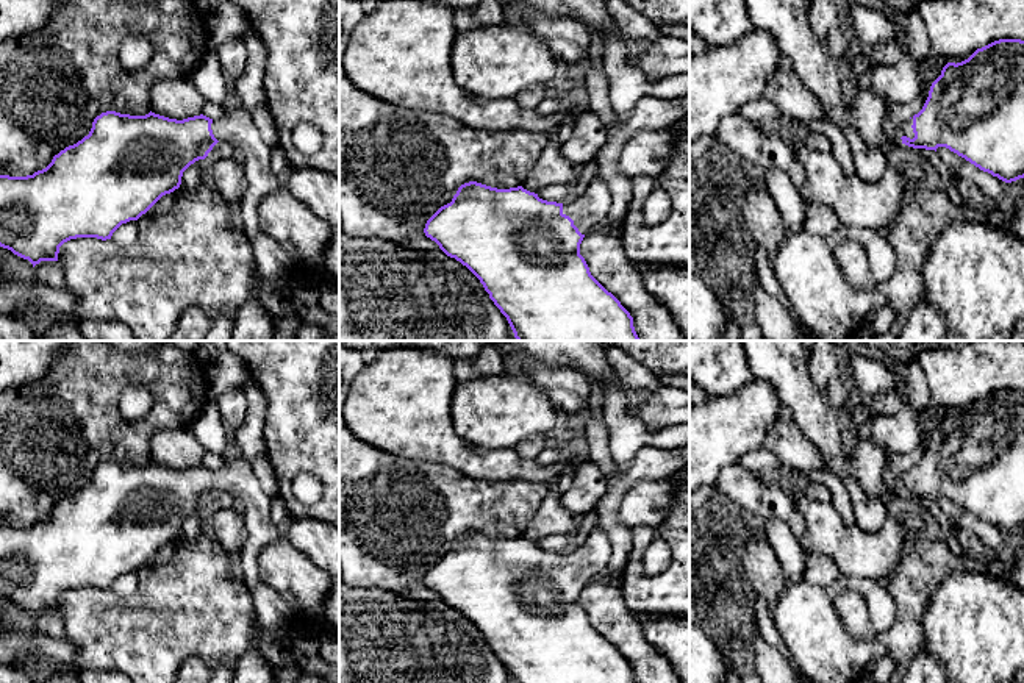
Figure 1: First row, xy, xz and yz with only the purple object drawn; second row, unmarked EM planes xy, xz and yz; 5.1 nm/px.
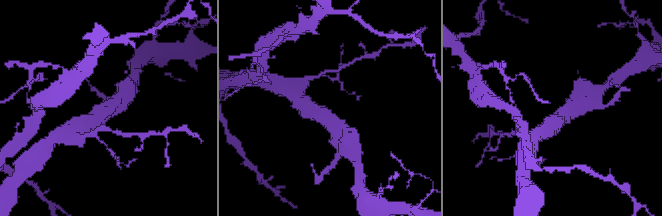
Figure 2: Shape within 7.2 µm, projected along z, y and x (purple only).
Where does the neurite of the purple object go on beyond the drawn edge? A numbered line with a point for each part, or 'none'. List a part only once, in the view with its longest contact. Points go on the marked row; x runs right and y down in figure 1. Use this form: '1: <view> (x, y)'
1: xz (588, 211)

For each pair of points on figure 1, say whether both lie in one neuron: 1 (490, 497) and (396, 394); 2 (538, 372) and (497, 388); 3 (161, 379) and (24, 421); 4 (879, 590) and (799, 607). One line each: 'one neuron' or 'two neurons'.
1: two neurons
2: two neurons
3: one neuron
4: one neuron

